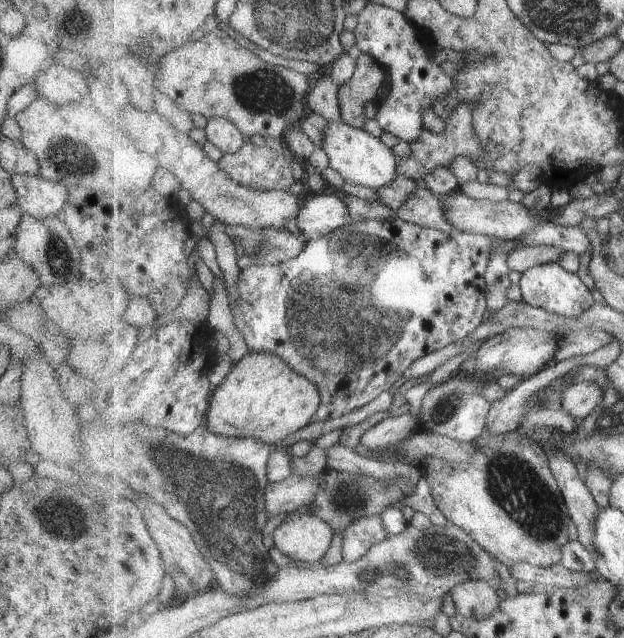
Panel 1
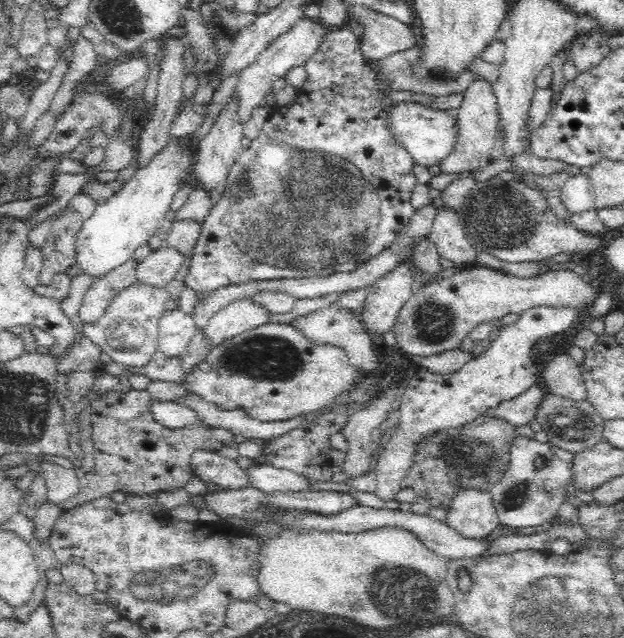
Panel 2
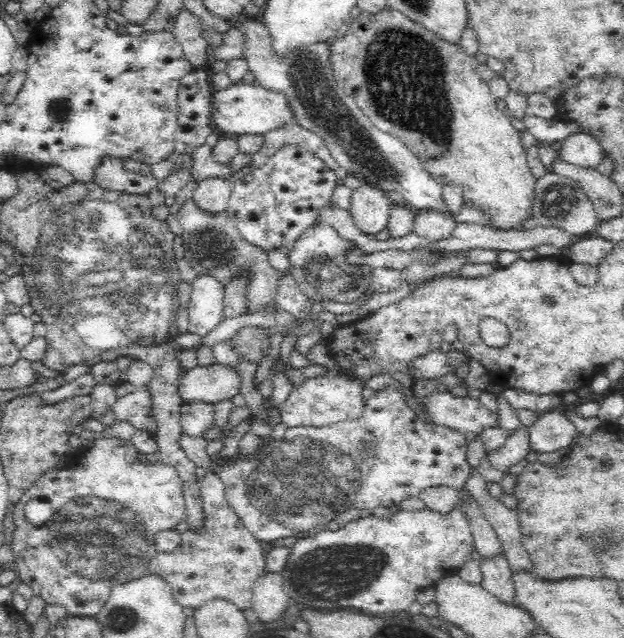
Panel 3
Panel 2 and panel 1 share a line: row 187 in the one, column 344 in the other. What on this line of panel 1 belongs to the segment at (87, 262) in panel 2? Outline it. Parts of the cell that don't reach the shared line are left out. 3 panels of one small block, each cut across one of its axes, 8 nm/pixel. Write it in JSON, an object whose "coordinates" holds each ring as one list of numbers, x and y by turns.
{"coordinates":[[330,122,325,130,324,152,328,156,329,166,336,170,340,176,353,184,367,186,374,191,381,186,387,186,397,176,398,159,389,146,383,144,381,138,373,136,364,127,355,127,347,122]]}

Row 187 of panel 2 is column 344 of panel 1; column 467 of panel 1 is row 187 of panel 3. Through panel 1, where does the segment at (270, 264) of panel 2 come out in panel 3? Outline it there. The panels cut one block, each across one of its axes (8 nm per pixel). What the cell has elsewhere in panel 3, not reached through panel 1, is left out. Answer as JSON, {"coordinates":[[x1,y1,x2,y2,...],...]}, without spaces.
{"coordinates":[[282,144,274,156,270,156,260,168,252,170,239,180,233,180,225,214,239,231,241,238,254,247,266,252,290,247,302,232,322,223,322,212,340,209,333,200,337,180,336,174,326,166,325,161,314,156,305,145]]}

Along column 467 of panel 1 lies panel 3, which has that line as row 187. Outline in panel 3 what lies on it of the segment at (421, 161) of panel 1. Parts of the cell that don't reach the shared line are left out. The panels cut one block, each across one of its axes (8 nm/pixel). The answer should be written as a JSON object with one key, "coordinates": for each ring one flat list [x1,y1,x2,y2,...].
{"coordinates":[[116,157,102,158,94,175,94,183,106,190,128,194,148,195,158,186,153,175,141,175,126,170,122,161]]}

